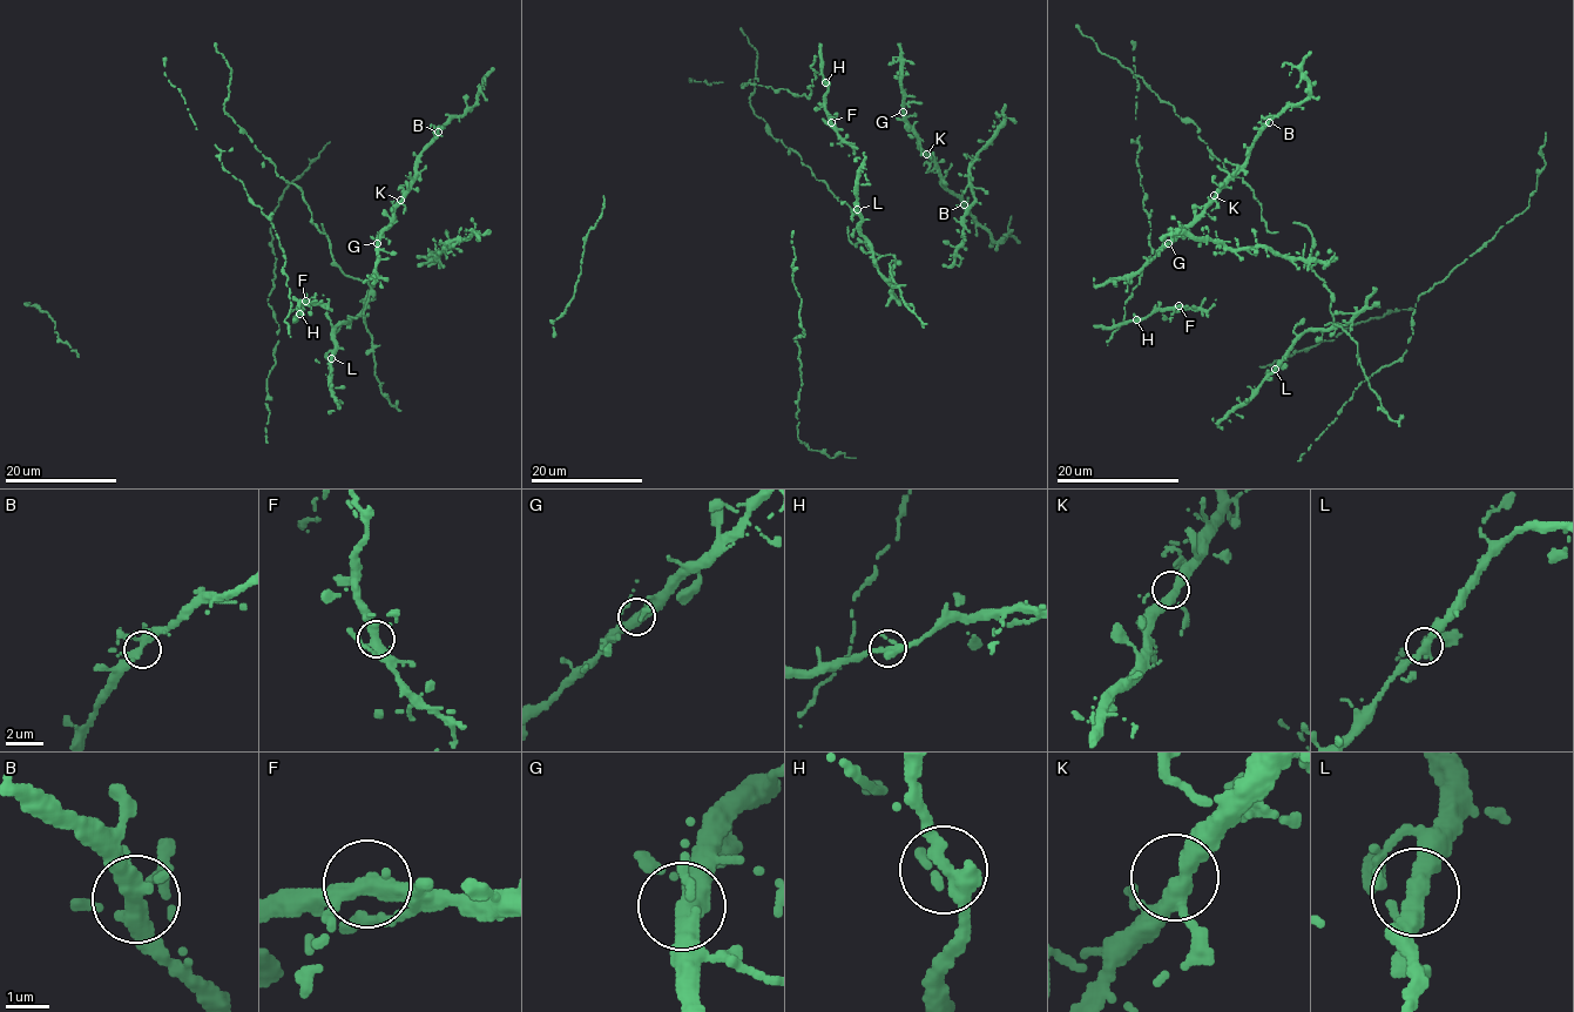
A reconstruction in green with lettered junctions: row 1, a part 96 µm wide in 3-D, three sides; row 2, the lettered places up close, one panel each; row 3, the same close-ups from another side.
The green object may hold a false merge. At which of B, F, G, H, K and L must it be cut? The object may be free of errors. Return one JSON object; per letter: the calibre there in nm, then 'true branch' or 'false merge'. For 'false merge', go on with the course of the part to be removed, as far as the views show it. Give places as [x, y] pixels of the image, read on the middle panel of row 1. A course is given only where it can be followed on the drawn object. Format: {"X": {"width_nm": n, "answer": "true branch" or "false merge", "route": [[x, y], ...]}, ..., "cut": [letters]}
{"B": {"width_nm": 360, "answer": "true branch"}, "F": {"width_nm": 320, "answer": "true branch"}, "G": {"width_nm": 360, "answer": "true branch"}, "H": {"width_nm": 320, "answer": "true branch"}, "K": {"width_nm": 320, "answer": "true branch"}, "L": {"width_nm": 320, "answer": "true branch"}, "cut": []}

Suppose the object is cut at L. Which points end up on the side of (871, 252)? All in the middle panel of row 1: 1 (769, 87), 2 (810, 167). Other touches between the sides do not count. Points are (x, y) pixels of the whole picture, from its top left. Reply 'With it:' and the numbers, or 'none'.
With it: 2

